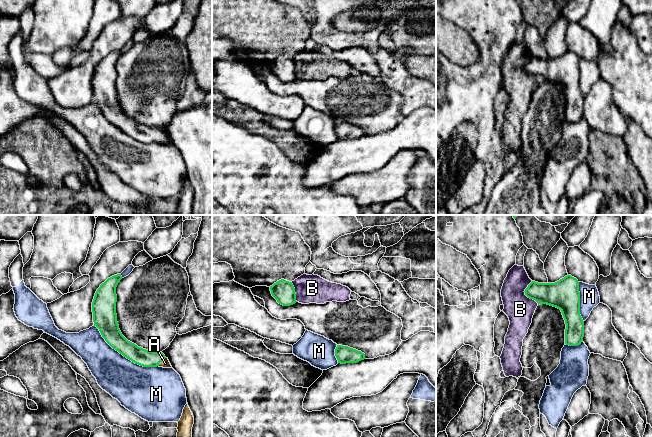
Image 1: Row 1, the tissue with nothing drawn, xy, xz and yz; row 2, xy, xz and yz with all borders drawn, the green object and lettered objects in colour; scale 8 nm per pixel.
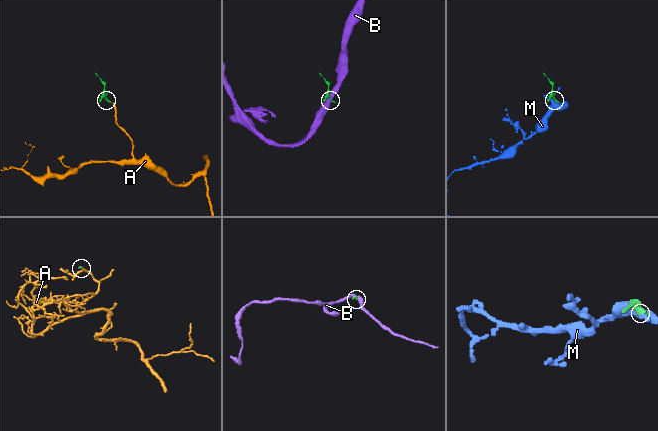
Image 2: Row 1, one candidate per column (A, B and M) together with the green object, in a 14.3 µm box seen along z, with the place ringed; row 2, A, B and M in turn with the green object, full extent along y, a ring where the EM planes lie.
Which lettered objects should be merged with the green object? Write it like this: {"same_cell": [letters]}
{"same_cell": ["A"]}

